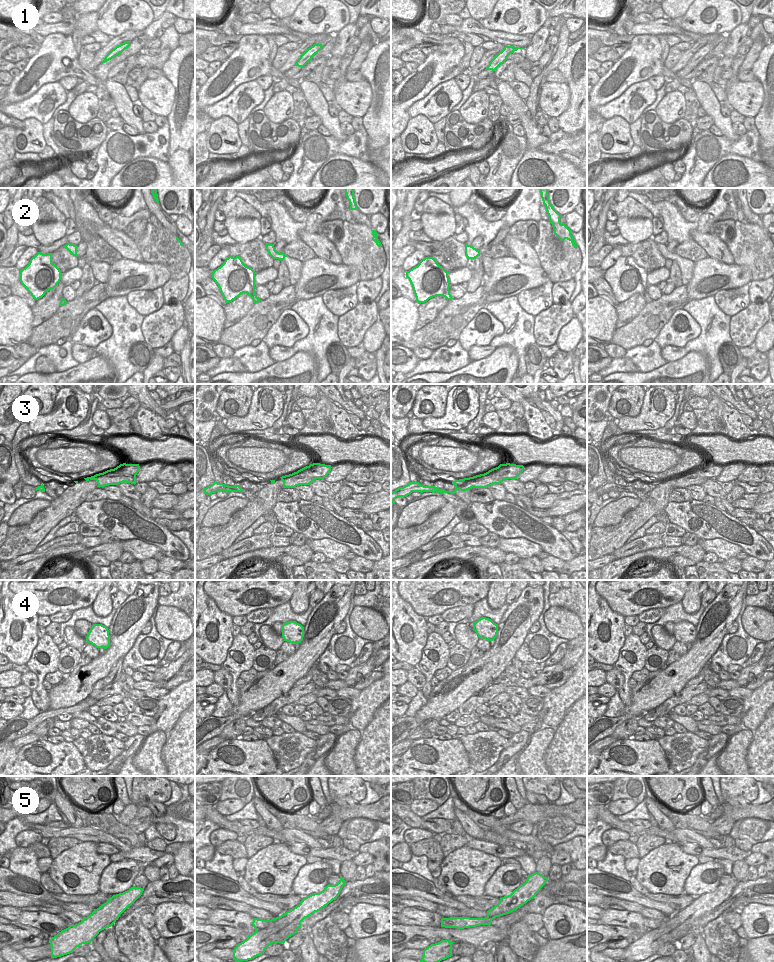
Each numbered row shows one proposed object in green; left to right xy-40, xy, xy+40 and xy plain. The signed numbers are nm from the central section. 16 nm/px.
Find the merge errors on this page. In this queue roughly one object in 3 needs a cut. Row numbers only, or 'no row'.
3, 5

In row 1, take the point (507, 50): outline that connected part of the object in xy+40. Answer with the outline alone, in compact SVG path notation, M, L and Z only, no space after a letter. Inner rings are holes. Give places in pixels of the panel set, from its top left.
M505 46L501 52L499 52L496 56L494 56L494 58L490 61L489 65L486 67L485 70L495 71L501 64L503 64L507 60L507 57L511 53L514 53L518 49L524 49L524 48Z

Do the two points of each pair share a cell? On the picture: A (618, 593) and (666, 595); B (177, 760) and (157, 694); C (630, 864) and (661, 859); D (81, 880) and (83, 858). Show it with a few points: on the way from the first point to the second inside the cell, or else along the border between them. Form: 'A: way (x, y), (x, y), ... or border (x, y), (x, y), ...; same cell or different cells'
A: way (630, 593), (647, 595), (654, 591); same cell
B: border (170, 691), (158, 700); different cells
C: border (640, 858), (636, 869); different cells
D: way (81, 875), (83, 863); same cell

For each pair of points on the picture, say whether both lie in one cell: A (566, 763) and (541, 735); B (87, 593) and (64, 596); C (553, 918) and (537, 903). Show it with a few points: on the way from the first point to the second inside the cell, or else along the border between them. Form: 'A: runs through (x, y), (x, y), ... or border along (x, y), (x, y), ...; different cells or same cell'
A: runs through (564, 755), (549, 741); same cell
B: runs through (81, 593), (70, 593); same cell
C: border along (556, 902), (551, 904), (542, 914); different cells

